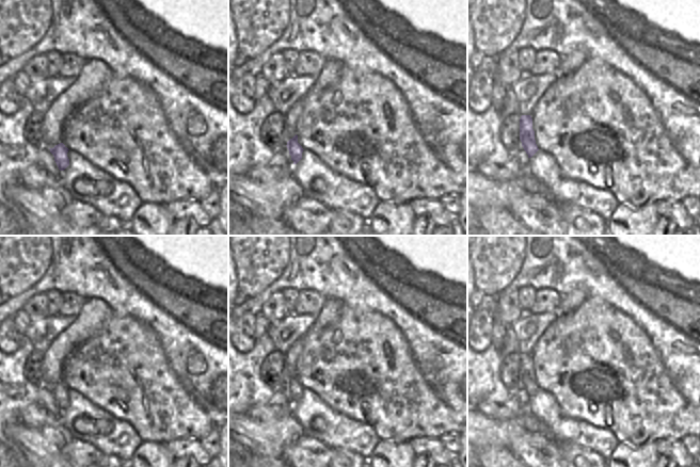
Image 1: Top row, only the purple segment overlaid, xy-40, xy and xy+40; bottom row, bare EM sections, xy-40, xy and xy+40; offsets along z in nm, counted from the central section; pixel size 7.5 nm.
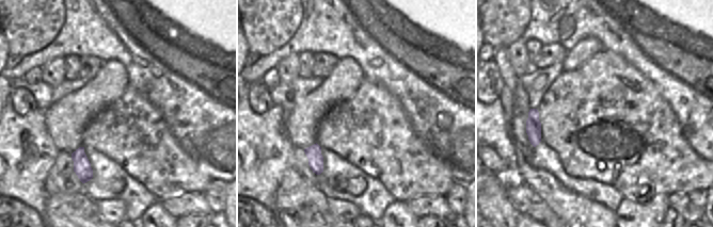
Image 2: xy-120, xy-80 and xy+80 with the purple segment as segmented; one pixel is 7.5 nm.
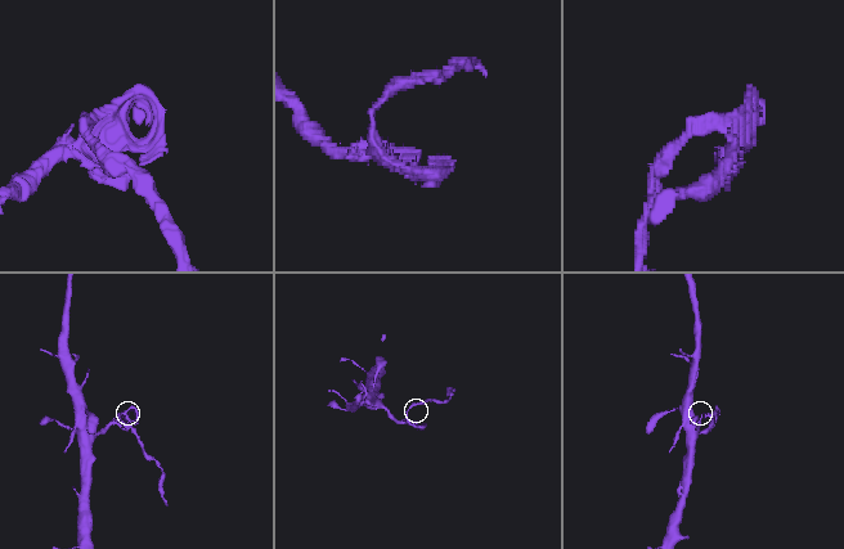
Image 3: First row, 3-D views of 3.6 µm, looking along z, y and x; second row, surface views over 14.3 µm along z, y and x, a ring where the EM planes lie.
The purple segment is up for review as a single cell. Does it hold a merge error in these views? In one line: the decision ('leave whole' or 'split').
split

